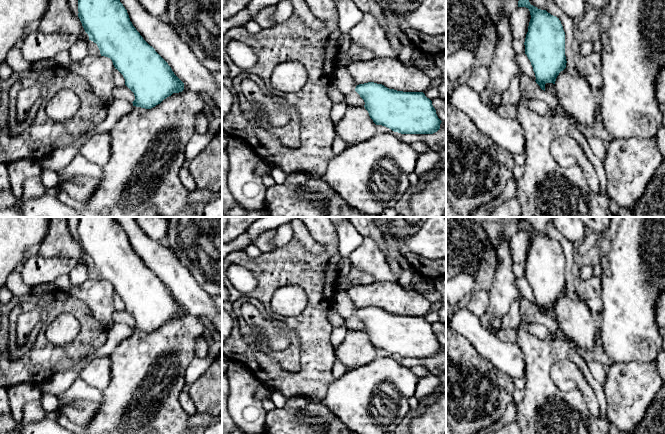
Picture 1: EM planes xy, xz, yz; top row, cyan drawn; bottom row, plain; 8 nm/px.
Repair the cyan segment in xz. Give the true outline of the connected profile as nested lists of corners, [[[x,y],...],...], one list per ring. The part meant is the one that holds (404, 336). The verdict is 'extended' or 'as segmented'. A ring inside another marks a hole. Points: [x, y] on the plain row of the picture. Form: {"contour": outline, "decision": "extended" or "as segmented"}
{"contour": [[[344,290],[335,293],[333,309],[344,319],[355,314],[364,324],[364,331],[376,349],[385,350],[401,358],[433,358],[440,353],[442,345],[438,342],[432,325],[423,316],[397,315],[374,306],[356,309]]], "decision": "extended"}

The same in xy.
{"contour": [[[79,217],[78,241],[89,264],[97,268],[101,280],[112,284],[125,303],[125,309],[134,317],[135,324],[114,324],[108,330],[105,344],[91,354],[83,357],[69,370],[56,373],[40,385],[43,394],[57,398],[66,392],[79,378],[81,370],[96,358],[110,356],[118,344],[129,337],[134,330],[151,333],[173,317],[184,314],[184,307],[174,298],[168,287],[140,259],[130,245],[127,234],[114,217]]], "decision": "extended"}

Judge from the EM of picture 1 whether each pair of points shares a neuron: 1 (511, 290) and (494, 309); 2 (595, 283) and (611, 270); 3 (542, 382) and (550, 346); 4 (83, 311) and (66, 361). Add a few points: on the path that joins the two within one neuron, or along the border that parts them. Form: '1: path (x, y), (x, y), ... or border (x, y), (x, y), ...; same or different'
1: path (506, 295), (499, 304); same
2: border (599, 278), (602, 302); different
3: path (542, 373), (542, 355); same
4: path (85, 323), (85, 341), (77, 349); same

